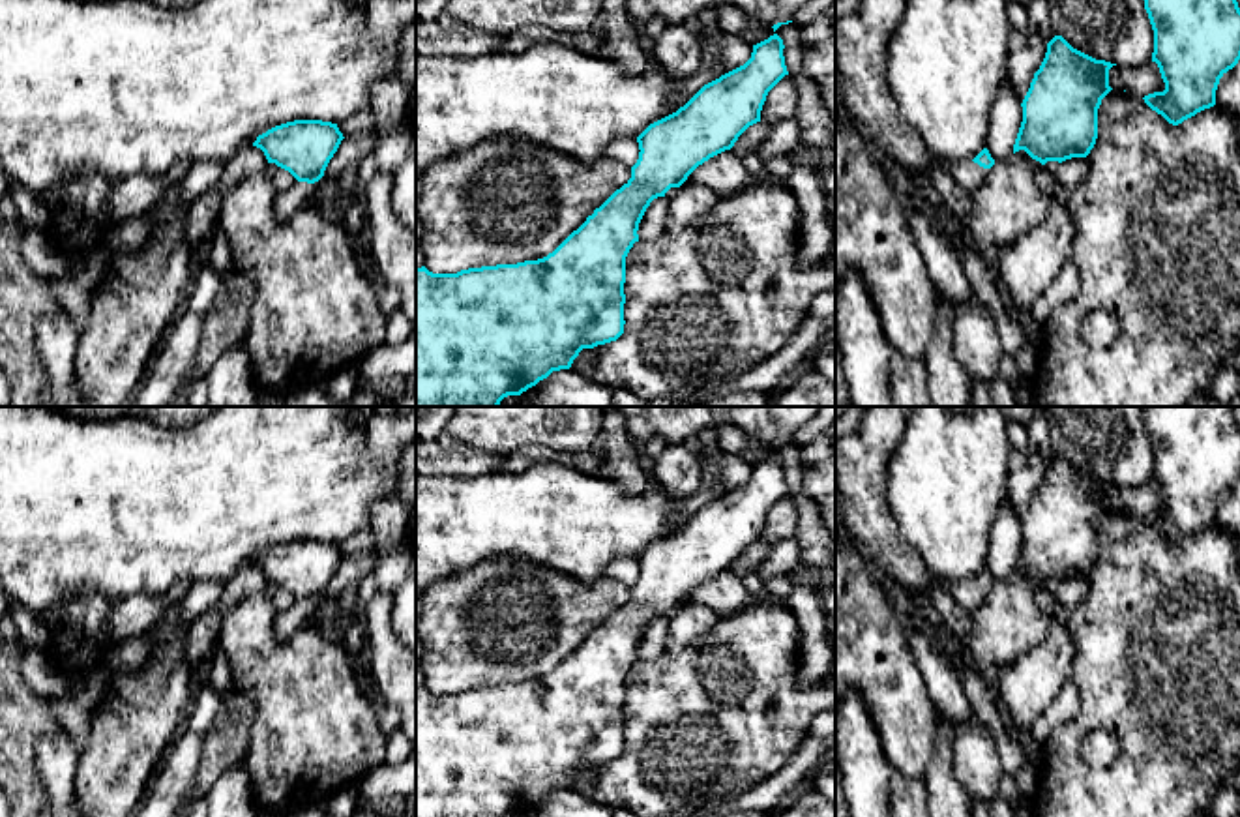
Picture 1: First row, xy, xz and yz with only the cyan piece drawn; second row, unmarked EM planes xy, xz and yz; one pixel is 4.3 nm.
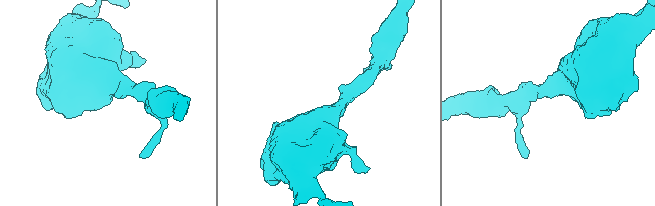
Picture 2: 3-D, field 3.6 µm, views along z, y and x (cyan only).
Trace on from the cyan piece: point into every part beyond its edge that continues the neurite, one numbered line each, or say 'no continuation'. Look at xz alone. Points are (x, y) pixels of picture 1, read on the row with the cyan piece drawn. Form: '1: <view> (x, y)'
no continuation

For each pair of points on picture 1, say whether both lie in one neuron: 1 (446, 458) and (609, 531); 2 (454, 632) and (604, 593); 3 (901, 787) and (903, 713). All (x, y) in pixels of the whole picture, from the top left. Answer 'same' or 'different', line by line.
1: different
2: same
3: different

